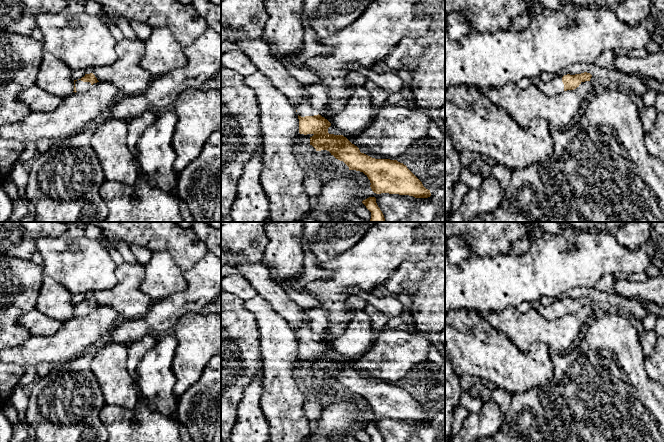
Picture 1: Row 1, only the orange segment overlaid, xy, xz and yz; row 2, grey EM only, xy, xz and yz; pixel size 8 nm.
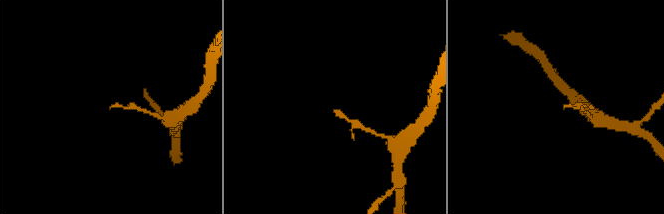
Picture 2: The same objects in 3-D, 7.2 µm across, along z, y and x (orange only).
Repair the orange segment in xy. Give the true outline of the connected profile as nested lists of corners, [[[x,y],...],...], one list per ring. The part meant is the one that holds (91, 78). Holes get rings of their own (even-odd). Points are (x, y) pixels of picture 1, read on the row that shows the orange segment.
[[[93,73],[85,74],[84,77],[78,80],[74,80],[74,91],[73,92],[84,92],[88,90],[94,83],[99,82]]]

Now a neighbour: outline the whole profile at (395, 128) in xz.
[[[386,104],[378,108],[377,115],[362,132],[353,136],[343,136],[358,148],[365,147],[371,153],[394,160],[405,154],[415,141],[428,136],[430,121],[427,110],[408,108],[402,104]]]

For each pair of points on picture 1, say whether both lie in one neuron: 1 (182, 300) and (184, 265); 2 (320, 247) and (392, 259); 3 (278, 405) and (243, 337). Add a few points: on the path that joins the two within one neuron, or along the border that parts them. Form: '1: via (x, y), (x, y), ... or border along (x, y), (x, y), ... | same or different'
1: border along (202, 256), (183, 272) | different
2: border along (362, 236), (354, 245), (324, 263) | different
3: border along (260, 346), (260, 358), (263, 369) | different

